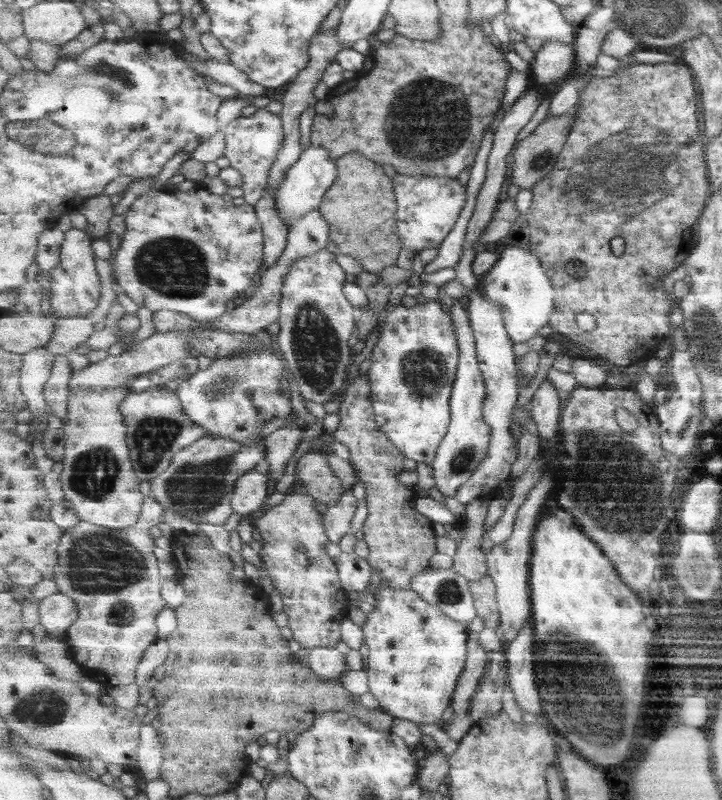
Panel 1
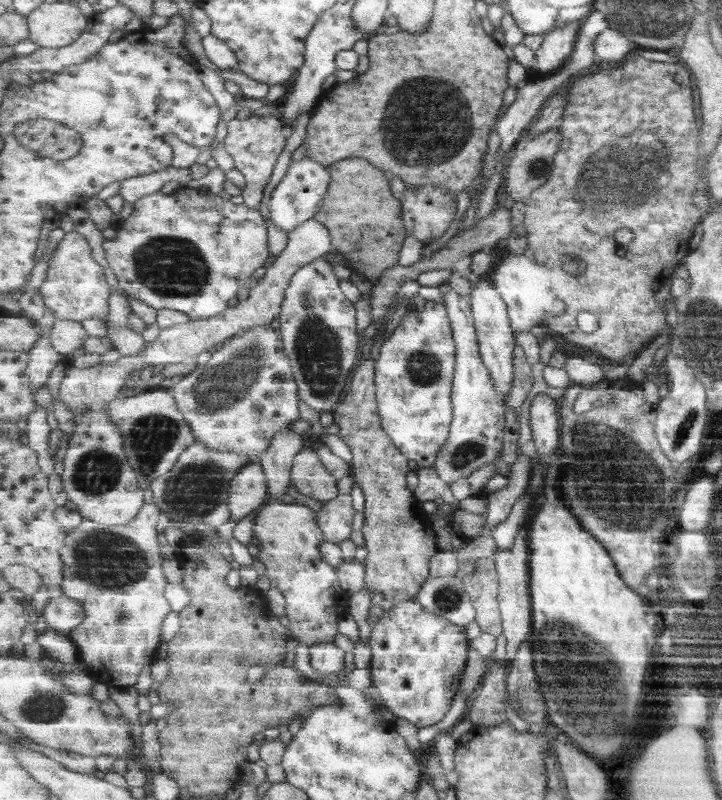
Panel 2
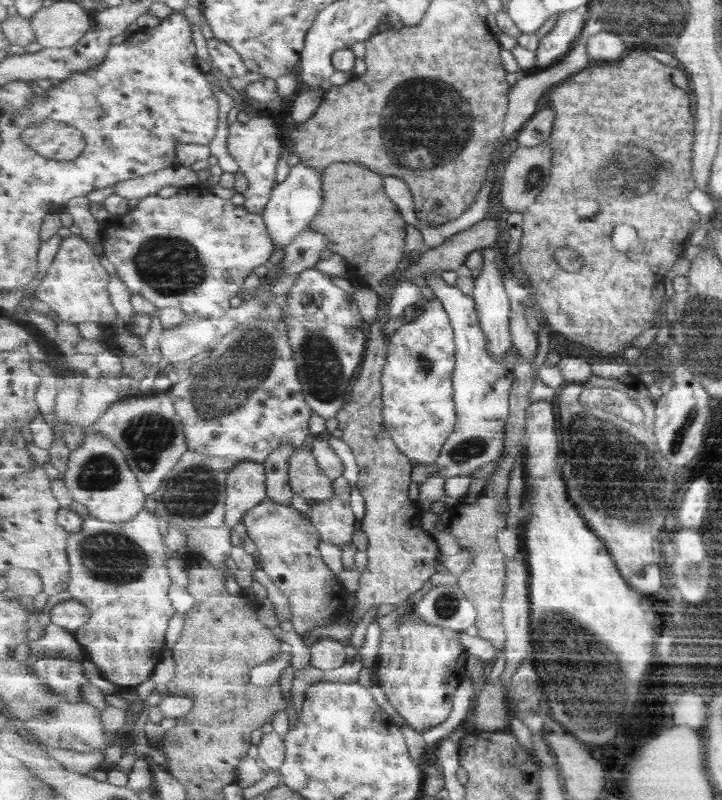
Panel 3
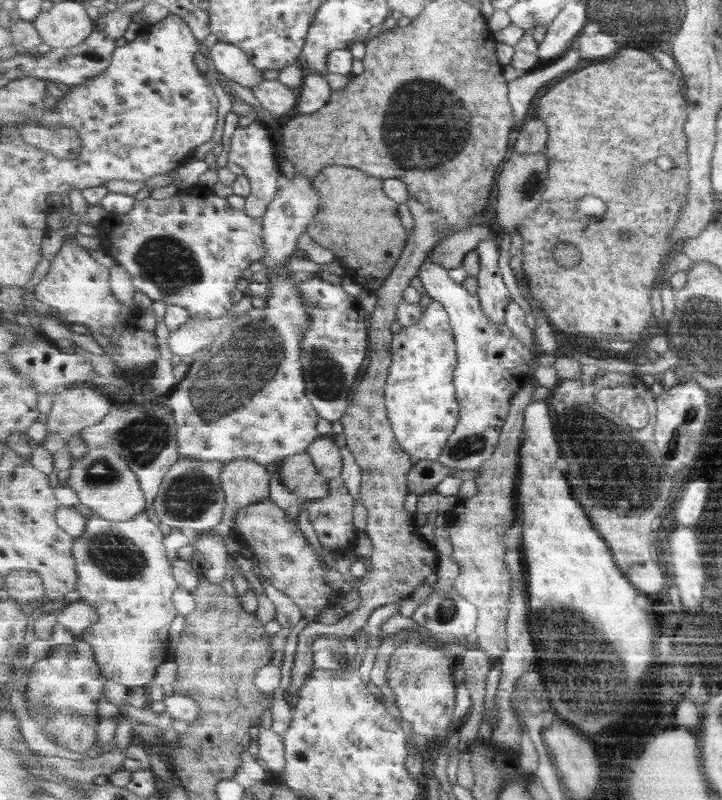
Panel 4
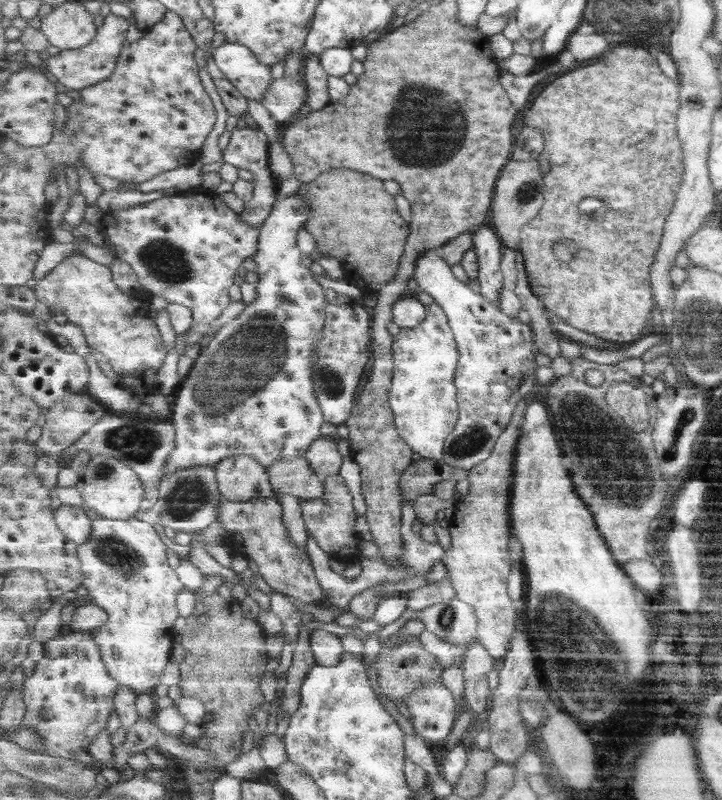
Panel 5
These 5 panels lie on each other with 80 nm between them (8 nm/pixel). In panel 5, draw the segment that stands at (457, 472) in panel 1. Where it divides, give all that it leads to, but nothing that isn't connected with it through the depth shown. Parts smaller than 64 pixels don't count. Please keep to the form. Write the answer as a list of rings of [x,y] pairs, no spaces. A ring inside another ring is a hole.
[[[437,249],[425,251],[418,260],[414,274],[418,287],[433,297],[446,312],[455,340],[458,341],[460,359],[455,382],[458,387],[459,420],[455,431],[446,440],[444,459],[447,464],[471,470],[490,458],[499,438],[507,431],[521,400],[529,398],[535,388],[537,362],[535,362],[534,331],[531,325],[512,319],[500,306],[487,297],[473,292],[467,282],[459,282],[451,272],[451,265]]]

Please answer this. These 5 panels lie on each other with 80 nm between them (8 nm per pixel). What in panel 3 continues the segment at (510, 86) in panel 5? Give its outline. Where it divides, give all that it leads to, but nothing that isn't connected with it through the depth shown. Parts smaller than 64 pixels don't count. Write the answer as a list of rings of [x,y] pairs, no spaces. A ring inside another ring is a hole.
[[[589,14],[586,17],[585,24],[583,24],[583,32],[581,32],[580,40],[569,51],[569,54],[559,63],[553,67],[546,68],[538,73],[532,75],[525,74],[519,76],[517,82],[510,89],[508,94],[509,108],[505,117],[505,139],[511,141],[512,138],[516,138],[518,132],[526,125],[526,122],[532,118],[532,116],[539,110],[539,102],[543,100],[543,94],[547,90],[551,90],[553,86],[560,85],[564,80],[567,80],[571,75],[582,71],[587,66],[591,66],[594,62],[587,52],[586,40],[603,30],[604,23],[598,18]]]

